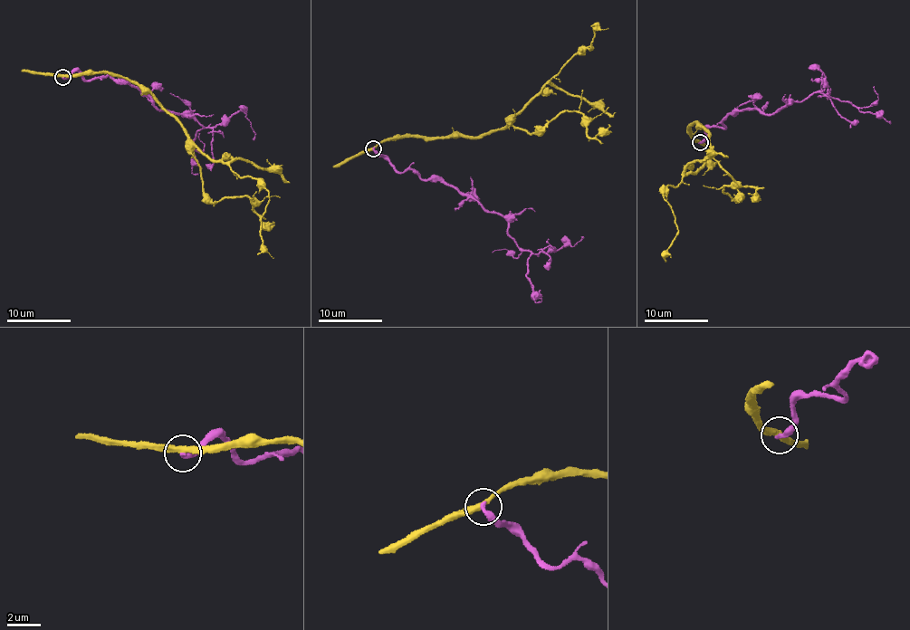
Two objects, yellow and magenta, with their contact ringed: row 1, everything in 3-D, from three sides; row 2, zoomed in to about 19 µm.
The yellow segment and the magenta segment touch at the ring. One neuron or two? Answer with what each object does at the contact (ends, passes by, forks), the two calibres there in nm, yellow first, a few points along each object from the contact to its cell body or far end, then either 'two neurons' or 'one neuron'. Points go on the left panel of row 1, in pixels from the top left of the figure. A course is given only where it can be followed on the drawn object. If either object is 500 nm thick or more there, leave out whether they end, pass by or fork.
yellow passes by; magenta ends; calibres 320 and 360 nm; course yellow (62, 77), (128, 77), (145, 86), (190, 145), (256, 179), (268, 192), (261, 229), (263, 245), (273, 257); course magenta (62, 77), (76, 71), (86, 81), (113, 77), (146, 92), (158, 108), (205, 127), (243, 111), (252, 139); two neurons

